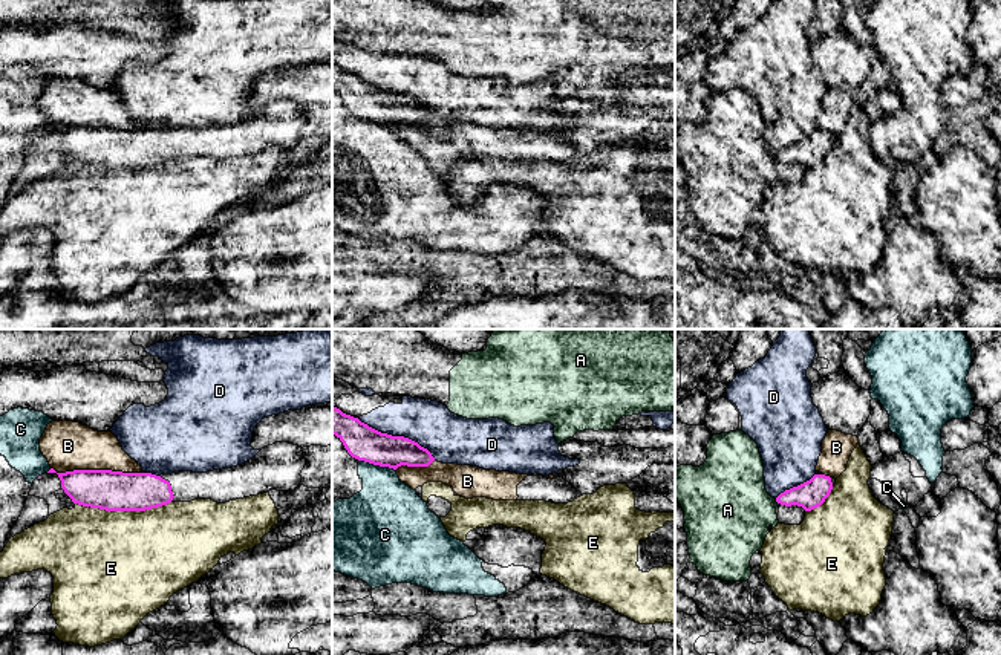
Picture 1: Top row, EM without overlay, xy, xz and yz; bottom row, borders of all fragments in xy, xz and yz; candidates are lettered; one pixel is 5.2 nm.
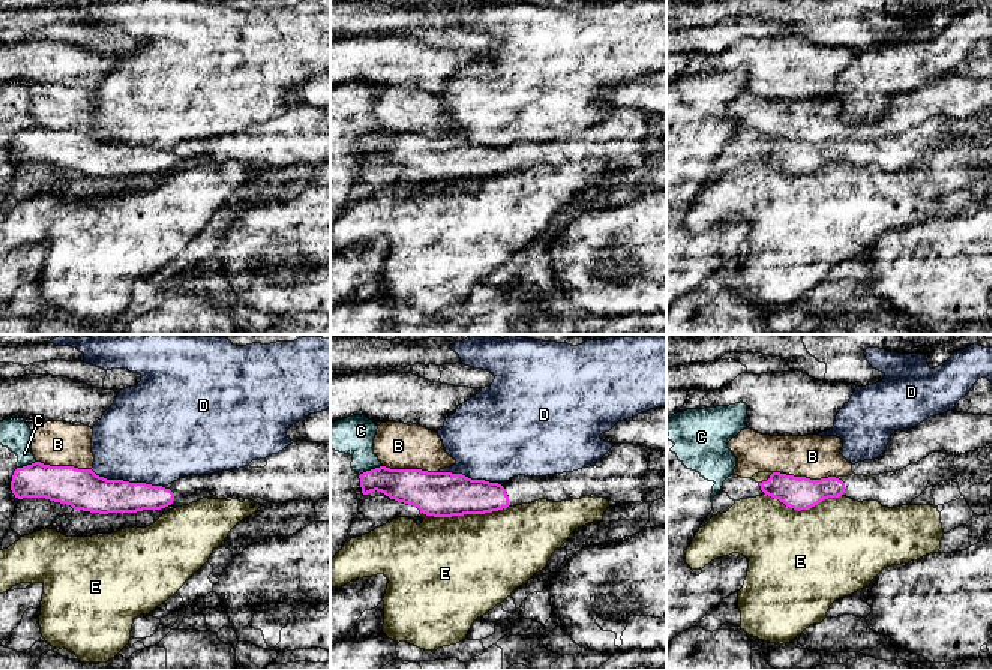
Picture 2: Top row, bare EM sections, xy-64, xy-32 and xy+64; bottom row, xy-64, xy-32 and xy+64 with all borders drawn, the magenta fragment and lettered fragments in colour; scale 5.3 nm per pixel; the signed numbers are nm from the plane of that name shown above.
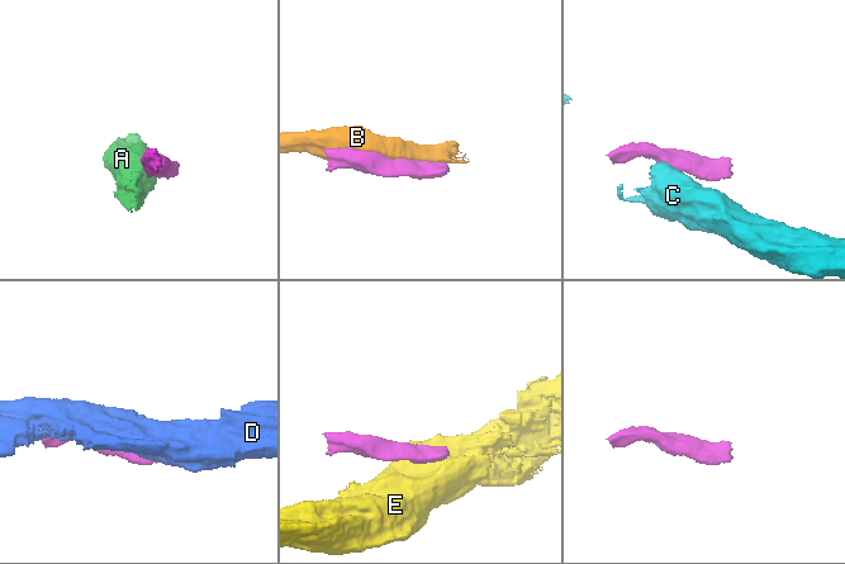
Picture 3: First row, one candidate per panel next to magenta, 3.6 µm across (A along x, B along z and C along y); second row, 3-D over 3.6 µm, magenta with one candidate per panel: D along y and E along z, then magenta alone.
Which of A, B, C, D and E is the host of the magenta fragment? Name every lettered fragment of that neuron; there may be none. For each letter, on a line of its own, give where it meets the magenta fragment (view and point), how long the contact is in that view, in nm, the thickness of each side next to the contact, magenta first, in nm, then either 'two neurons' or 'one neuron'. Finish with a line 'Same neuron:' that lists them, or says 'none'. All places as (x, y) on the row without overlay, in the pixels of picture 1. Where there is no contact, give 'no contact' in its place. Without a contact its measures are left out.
A: contact yz (776, 158); length 30 nm; calibres 150 and 440 nm; two neurons
B: contact xy (97, 127); length 480 nm; calibres 220 and 260 nm; two neurons
C: contact xz (375, 121); length 220 nm; calibres 190 and 340 nm; two neurons
D: contact xz (397, 94); length 460 nm; calibres 190 and 240 nm; two neurons
E: contact xy (123, 167); length 500 nm; calibres 220 and 500 nm; two neurons
Same neuron: none

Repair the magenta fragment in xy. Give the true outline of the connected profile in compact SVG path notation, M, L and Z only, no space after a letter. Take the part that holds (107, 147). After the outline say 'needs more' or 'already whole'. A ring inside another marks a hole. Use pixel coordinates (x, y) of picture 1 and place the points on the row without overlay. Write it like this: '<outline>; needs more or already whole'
M276 99L248 119L207 130L171 132L73 127L57 130L73 161L106 168L145 168L170 159L211 156L225 161L269 147L294 148L306 122L302 104Z; needs more

